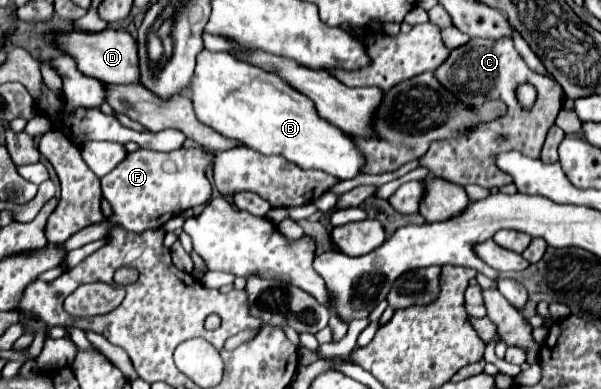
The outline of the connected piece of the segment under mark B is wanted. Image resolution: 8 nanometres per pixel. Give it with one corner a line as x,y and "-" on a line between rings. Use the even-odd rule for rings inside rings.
203,50
197,56
191,100
203,124
261,154
283,156
303,170
323,170
339,180
351,180
363,174
367,164
355,140
337,126
331,126
331,122
323,122
323,118
315,114
315,106
311,106
309,98
291,90
291,86
275,78
275,74
247,66
231,54

